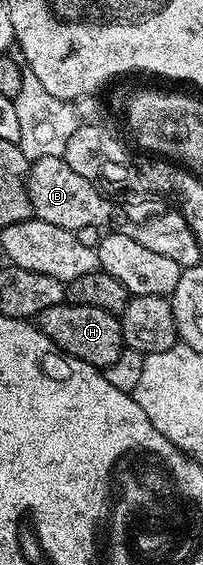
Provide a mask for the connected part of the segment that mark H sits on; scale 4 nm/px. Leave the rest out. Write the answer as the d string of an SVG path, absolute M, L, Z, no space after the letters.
M64 300L55 306L43 309L38 314L37 326L62 352L89 362L100 370L112 365L125 347L118 315L95 306L81 306Z

